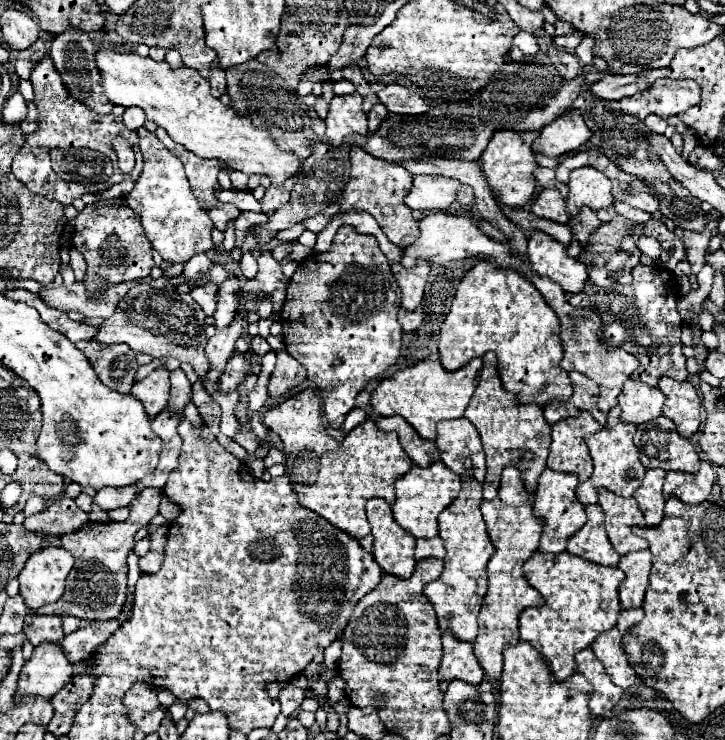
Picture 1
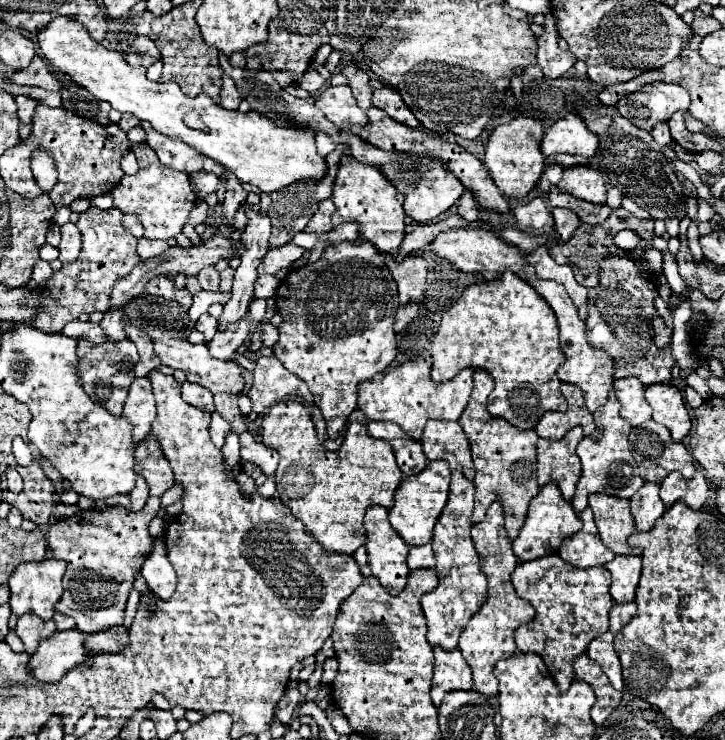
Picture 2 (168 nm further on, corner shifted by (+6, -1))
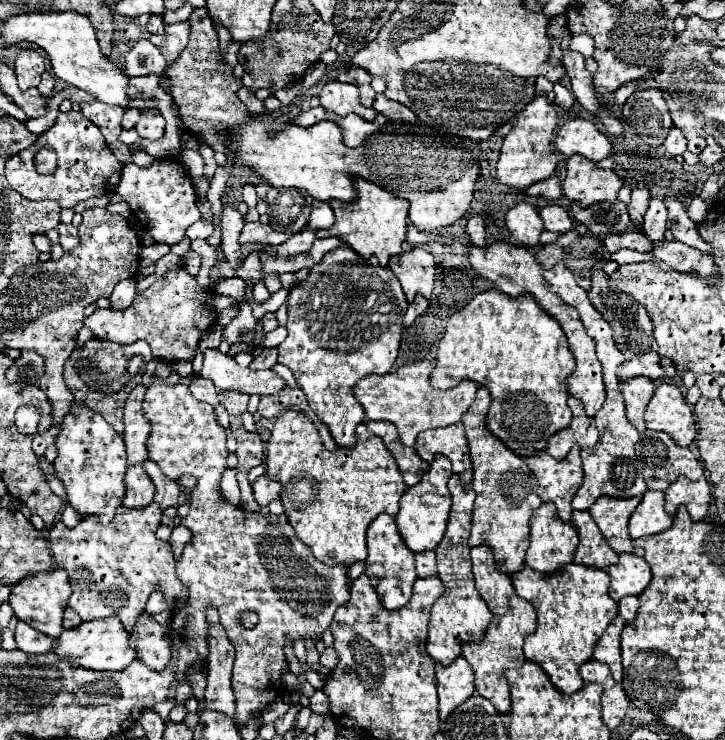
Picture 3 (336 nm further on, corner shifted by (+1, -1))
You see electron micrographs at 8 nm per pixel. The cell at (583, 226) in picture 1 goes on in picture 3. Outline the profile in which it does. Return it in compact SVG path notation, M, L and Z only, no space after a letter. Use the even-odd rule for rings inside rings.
M547 205L543 209L539 209L539 215L545 223L547 231L555 231L555 233L567 233L569 229L573 229L573 221L567 215L567 211L559 205Z

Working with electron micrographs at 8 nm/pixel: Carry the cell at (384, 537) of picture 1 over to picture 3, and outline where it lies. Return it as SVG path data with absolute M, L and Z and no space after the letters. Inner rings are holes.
M379 515L367 529L367 559L365 559L365 575L371 579L373 589L379 595L379 601L385 609L401 609L411 599L411 589L417 579L415 573L415 555L403 543L397 523L391 515Z

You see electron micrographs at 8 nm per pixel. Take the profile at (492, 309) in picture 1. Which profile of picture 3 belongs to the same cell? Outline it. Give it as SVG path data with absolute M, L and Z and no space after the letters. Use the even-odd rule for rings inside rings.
M489 289L485 293L475 295L471 303L467 303L463 309L449 317L445 335L437 343L437 349L437 365L429 377L431 387L453 389L455 383L463 379L487 387L493 399L485 419L487 431L501 439L519 457L527 459L547 449L549 437L569 427L571 409L567 405L567 377L573 373L575 361L571 357L571 351L567 349L563 329L555 321L551 321L551 317L547 317L543 309L539 309L539 305L535 305L535 299L527 295L513 299L497 289Z

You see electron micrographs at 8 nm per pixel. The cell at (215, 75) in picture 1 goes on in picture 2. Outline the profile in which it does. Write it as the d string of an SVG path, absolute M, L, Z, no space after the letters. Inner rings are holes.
M224 75L224 79L222 79L222 89L220 89L220 105L224 107L224 109L238 109L238 105L240 105L240 95L238 95L238 91L236 91L236 85L234 85L234 81L228 77L228 75Z

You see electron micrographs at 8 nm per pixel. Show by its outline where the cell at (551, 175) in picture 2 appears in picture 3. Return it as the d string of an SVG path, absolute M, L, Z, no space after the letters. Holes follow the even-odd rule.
M551 175L549 179L543 179L535 185L531 185L525 193L535 195L535 197L545 197L545 199L559 199L561 197L561 181L557 175Z

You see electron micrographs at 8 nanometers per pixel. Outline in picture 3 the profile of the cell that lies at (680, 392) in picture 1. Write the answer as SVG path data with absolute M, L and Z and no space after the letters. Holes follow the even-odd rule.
M669 383L657 385L645 409L645 427L667 433L681 447L689 447L697 437L691 405L685 401L679 387Z

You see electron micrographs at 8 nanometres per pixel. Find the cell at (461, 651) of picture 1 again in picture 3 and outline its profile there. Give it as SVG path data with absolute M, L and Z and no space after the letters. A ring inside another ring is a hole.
M463 657L455 659L449 667L435 665L435 679L439 691L439 719L445 721L467 697L473 695L473 673Z

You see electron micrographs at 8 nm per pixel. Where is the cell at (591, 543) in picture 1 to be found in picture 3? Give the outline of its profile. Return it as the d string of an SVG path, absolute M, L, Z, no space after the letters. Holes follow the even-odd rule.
M573 511L571 523L579 535L579 549L573 563L595 569L607 569L609 565L615 565L617 553L607 545L607 541L603 541L603 535L599 533L589 511Z

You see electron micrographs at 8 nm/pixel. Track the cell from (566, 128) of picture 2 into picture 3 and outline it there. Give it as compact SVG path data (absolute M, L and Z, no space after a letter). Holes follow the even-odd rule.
M569 119L557 133L555 147L565 157L575 153L599 163L613 153L613 145L605 133L597 129L595 123L585 119Z

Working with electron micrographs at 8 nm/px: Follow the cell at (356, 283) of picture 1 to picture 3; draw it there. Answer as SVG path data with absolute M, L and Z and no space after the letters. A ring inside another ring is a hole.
M337 247L325 253L325 257L309 269L309 277L289 291L289 301L287 301L289 319L285 325L289 335L277 347L279 351L277 361L293 371L295 383L299 389L303 389L309 407L329 427L331 437L339 447L353 447L357 441L355 427L365 421L363 407L353 397L353 385L371 373L385 375L393 369L399 353L399 341L403 329L401 323L407 311L405 293L397 277L391 273L391 269L387 271L381 265L369 265L369 263L361 265L353 261L365 261L365 259L355 255L347 247Z

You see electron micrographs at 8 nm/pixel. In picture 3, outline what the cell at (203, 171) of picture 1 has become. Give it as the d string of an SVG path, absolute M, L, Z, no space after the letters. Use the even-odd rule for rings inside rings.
M145 109L145 111L141 111L135 131L145 139L155 141L155 139L163 137L163 127L165 127L165 119L161 117L161 113L157 109Z

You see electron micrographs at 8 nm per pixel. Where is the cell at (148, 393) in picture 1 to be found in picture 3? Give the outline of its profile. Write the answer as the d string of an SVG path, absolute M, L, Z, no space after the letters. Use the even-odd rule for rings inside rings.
M139 385L133 393L129 393L123 409L123 423L125 423L123 441L127 447L127 465L137 465L147 459L145 441L151 433L151 427L147 425L147 419L143 417L141 411L143 397L145 397L145 387Z

